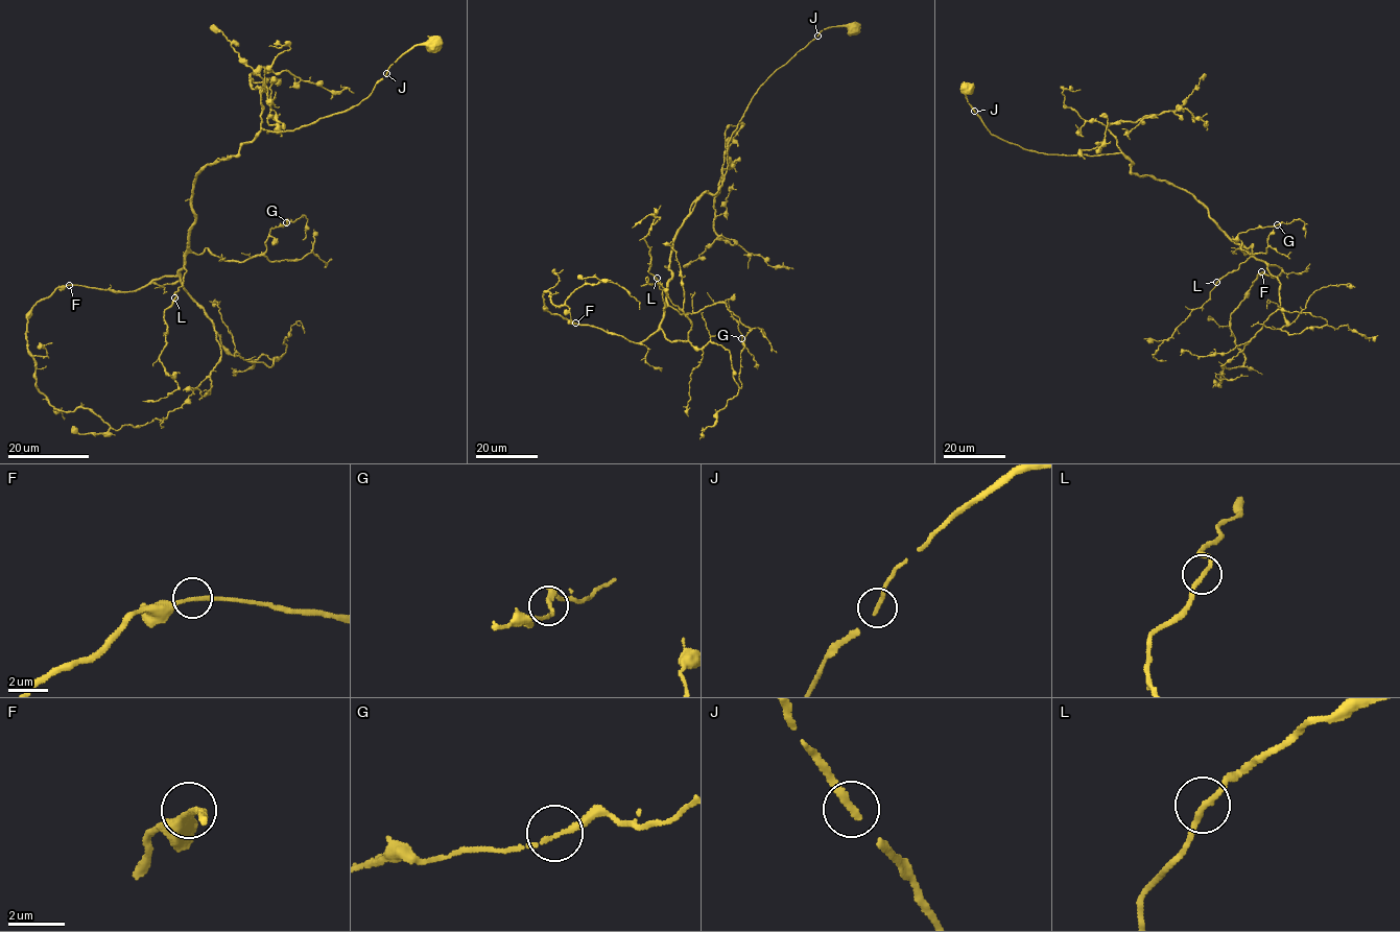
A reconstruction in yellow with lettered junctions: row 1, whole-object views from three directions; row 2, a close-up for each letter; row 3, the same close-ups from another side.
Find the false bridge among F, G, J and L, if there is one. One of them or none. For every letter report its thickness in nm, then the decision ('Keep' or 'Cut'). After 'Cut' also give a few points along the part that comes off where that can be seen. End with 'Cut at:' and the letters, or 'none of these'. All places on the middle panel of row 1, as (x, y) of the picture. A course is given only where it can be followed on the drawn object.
F: Thickness 200 nm. Keep
G: Thickness 150 nm. Keep
J: Thickness 280 nm. Keep
L: Thickness 220 nm. Keep
Cut at: none of these

